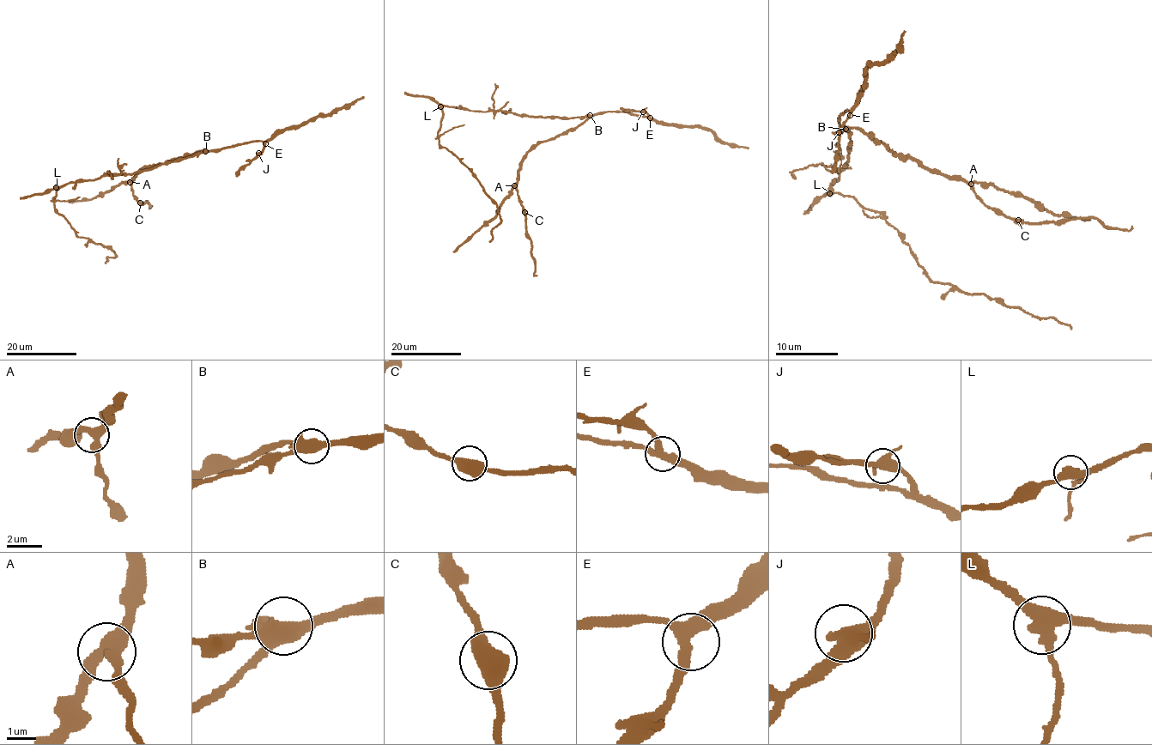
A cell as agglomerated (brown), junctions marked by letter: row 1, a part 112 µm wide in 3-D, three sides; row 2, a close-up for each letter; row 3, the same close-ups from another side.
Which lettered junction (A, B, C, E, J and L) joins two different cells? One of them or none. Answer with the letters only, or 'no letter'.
L

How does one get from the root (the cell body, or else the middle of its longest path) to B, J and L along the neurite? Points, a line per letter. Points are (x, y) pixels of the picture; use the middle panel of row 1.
B: (530, 116), (574, 118), (590, 115)
J: (530, 116), (574, 118), (606, 112), (627, 112), (649, 117), (643, 112)
L: (530, 116), (501, 111), (477, 112), (441, 106)

